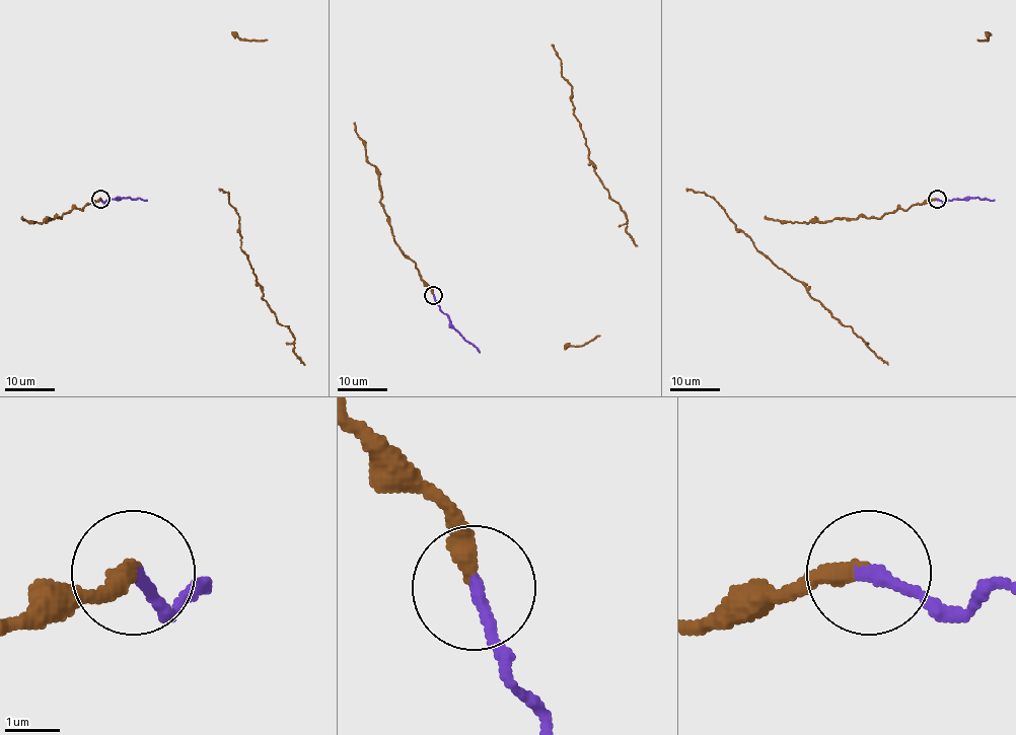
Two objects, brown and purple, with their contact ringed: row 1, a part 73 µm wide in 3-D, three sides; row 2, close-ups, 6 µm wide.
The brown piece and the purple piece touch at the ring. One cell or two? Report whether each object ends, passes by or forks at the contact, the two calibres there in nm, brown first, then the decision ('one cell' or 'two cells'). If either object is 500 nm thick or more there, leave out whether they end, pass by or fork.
brown ends there; purple ends there; 320 nm thick on the brown side, 240 nm on the other; one cell

